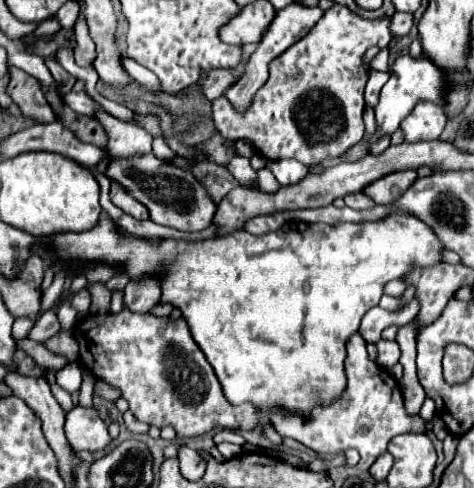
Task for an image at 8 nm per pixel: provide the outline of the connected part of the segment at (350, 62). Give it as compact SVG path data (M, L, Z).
M342 4L332 6L326 10L324 18L308 32L306 38L290 46L284 54L274 58L270 62L270 78L266 84L254 94L250 106L244 112L236 112L228 98L220 96L212 102L214 112L214 124L218 132L228 140L240 140L250 138L254 142L256 152L268 160L280 160L280 158L294 158L302 162L304 166L320 164L328 158L336 158L344 154L350 146L358 144L364 136L364 86L368 82L368 70L364 68L364 52L373 46L386 48L392 40L390 32L390 18L378 18L368 20L358 16Z

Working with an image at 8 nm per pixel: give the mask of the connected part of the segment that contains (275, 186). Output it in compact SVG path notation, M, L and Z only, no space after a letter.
M268 168L258 170L258 184L260 184L262 192L278 192L280 190L278 180L274 178L274 174Z

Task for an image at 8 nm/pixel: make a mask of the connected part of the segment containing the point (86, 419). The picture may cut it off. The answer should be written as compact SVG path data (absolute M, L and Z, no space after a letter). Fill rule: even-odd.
M74 406L66 414L64 432L74 450L88 450L88 452L104 450L112 440L106 422L100 418L96 408Z

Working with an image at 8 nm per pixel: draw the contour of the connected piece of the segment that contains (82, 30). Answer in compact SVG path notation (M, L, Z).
M78 18L76 26L74 26L74 34L76 34L74 56L76 56L78 66L92 66L92 62L96 58L96 50L94 50L94 42L92 42L92 38L88 34L88 28L84 24L86 22L82 18Z

